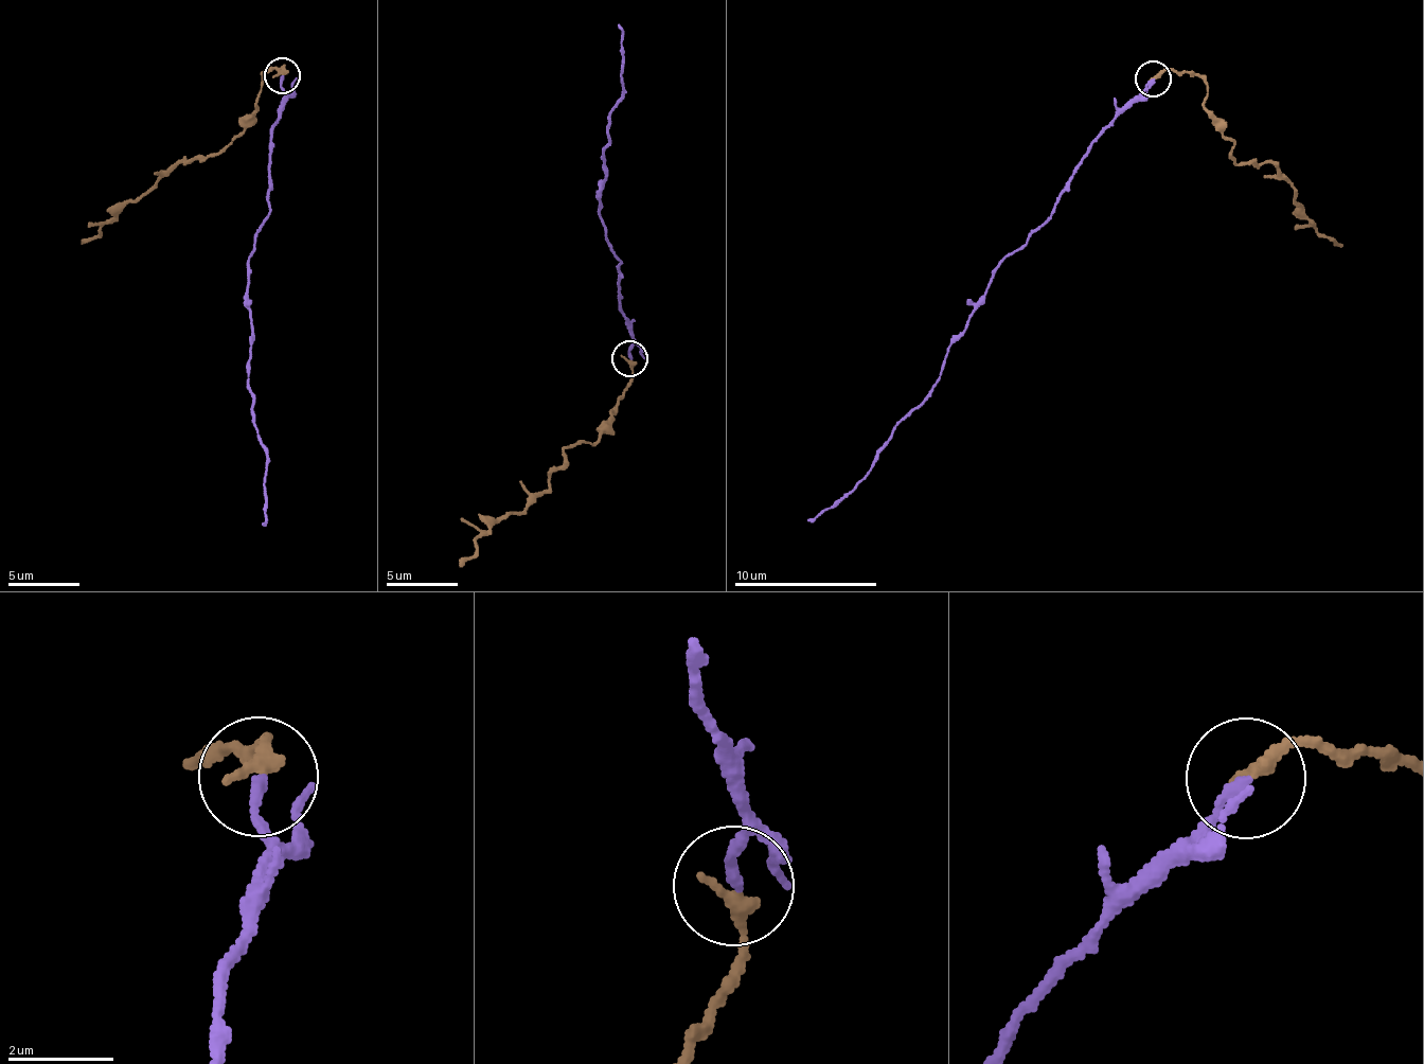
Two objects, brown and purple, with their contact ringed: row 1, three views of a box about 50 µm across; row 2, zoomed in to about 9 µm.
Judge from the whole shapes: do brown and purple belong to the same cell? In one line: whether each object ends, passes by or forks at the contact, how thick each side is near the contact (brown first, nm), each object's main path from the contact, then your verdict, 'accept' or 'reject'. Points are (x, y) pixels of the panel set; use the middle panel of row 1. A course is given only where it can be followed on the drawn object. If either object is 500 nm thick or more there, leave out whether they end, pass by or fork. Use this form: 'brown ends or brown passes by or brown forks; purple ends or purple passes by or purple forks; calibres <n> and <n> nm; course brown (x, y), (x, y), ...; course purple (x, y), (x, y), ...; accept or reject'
brown ends; purple ends; calibres 320 and 200 nm; course brown (627, 357), (634, 383), (609, 426), (566, 453), (548, 484), (521, 511), (504, 511), (458, 566); course purple (630, 357), (633, 329), (618, 298), (620, 260), (599, 214), (608, 117), (623, 85), (619, 24); reject

